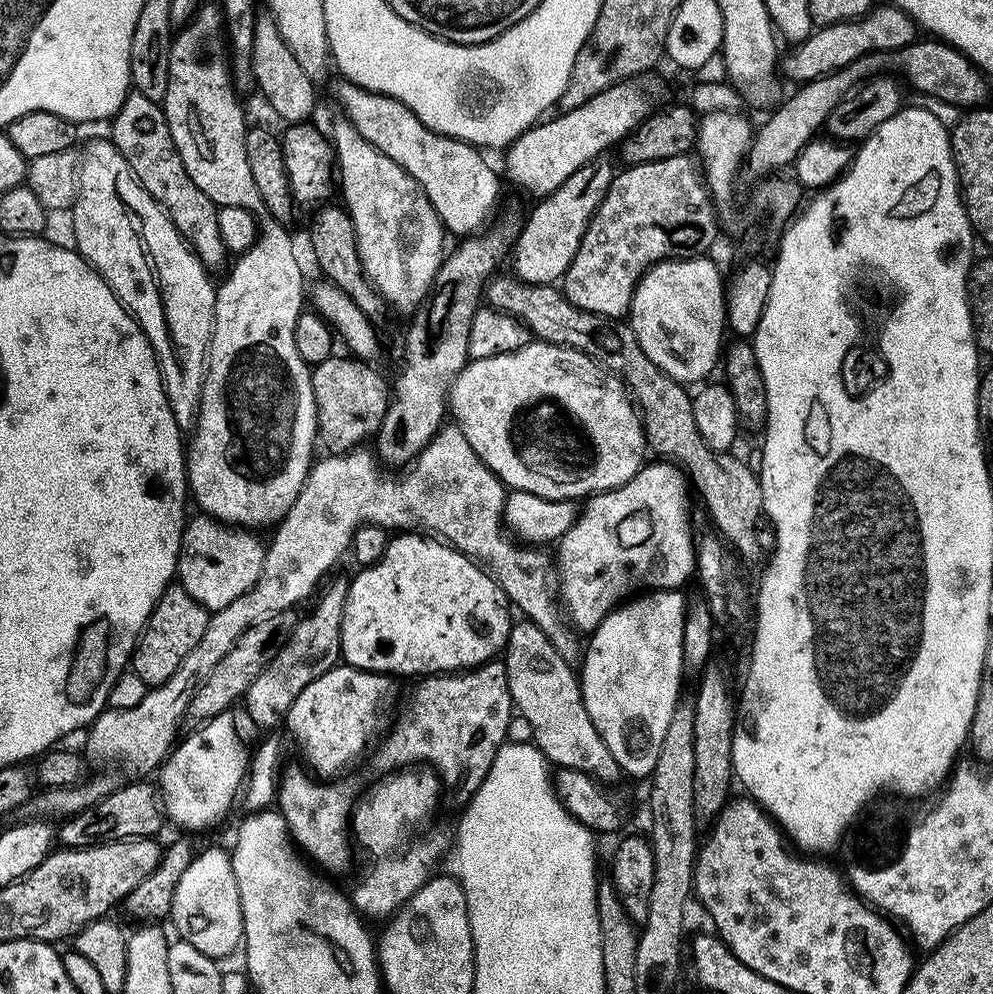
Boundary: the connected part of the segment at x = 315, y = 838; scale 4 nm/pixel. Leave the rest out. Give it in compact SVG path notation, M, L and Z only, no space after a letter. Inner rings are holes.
M292 768L285 776L283 773L279 779L275 803L299 851L309 861L317 860L325 873L340 872L352 860L352 852L348 849L350 817L354 807L352 788L348 784L343 784L340 778L325 782L309 774L304 768L303 770Z

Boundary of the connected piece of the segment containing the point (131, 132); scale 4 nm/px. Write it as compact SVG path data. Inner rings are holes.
M129 94L124 97L116 115L111 117L111 124L112 145L120 151L122 158L126 158L137 182L159 202L205 268L215 270L224 259L229 259L228 247L222 242L222 230L218 230L217 205L212 205L211 198L196 185L199 183L188 176L182 158L175 150L163 107L145 96Z

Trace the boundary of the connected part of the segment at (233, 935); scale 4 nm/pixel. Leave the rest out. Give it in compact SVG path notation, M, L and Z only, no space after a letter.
M208 848L201 856L200 853L193 855L190 866L186 868L186 874L182 874L174 890L170 924L176 927L175 935L179 939L190 942L190 946L202 950L202 954L217 962L223 961L223 956L228 956L235 948L241 947L244 938L244 919L240 909L238 882L234 878L232 857L225 849L223 852L220 848Z

